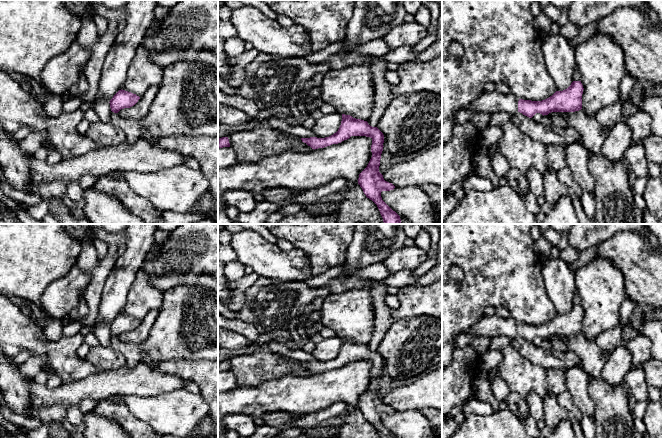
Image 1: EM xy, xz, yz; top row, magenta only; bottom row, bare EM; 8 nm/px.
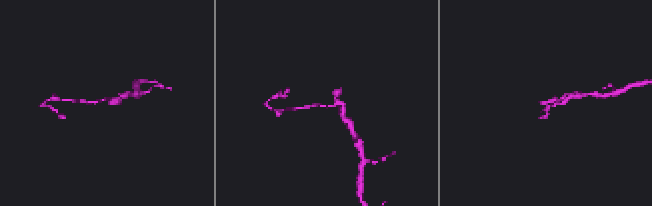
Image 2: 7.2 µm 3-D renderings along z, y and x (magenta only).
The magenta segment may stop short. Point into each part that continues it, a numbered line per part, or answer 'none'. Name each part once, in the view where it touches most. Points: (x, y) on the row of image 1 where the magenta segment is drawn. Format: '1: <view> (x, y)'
1: yz (493, 102)

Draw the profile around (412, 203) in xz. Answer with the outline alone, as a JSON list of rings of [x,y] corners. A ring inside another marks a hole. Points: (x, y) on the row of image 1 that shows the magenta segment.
[[[395,187],[381,192],[382,200],[410,224],[437,224],[433,204],[421,187]]]

